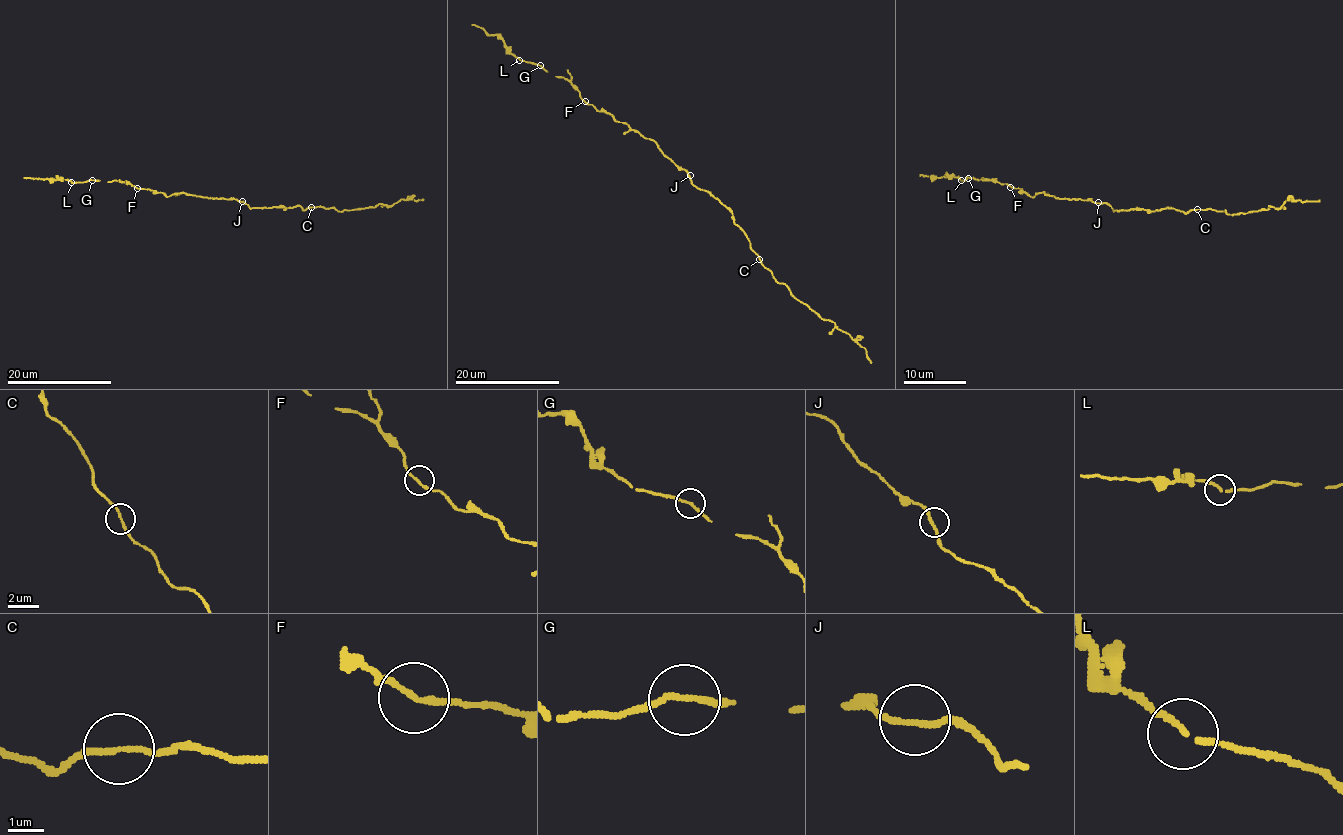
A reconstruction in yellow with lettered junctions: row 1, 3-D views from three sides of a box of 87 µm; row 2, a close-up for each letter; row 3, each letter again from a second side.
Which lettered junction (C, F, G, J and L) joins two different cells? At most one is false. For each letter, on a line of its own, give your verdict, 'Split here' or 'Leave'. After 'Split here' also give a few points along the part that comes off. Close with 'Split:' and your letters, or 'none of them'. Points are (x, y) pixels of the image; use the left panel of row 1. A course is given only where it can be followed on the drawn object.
C: Leave
F: Leave
G: Leave
J: Leave
L: Leave
Split: none of them

